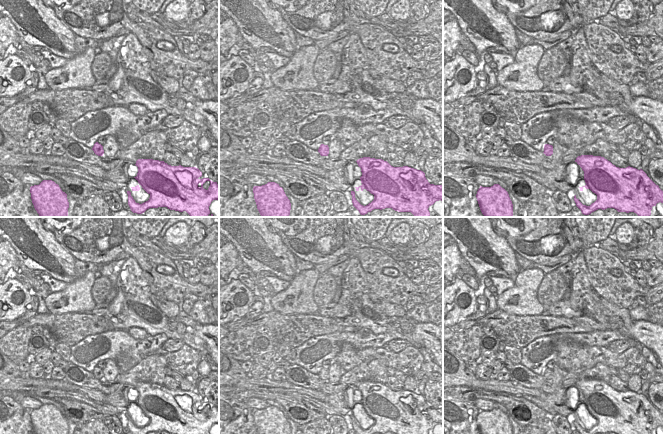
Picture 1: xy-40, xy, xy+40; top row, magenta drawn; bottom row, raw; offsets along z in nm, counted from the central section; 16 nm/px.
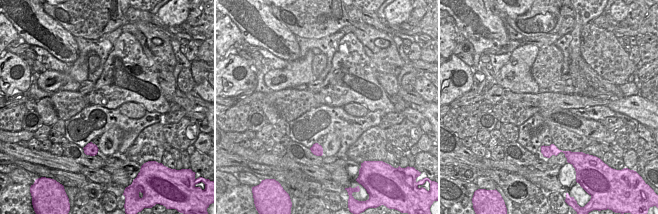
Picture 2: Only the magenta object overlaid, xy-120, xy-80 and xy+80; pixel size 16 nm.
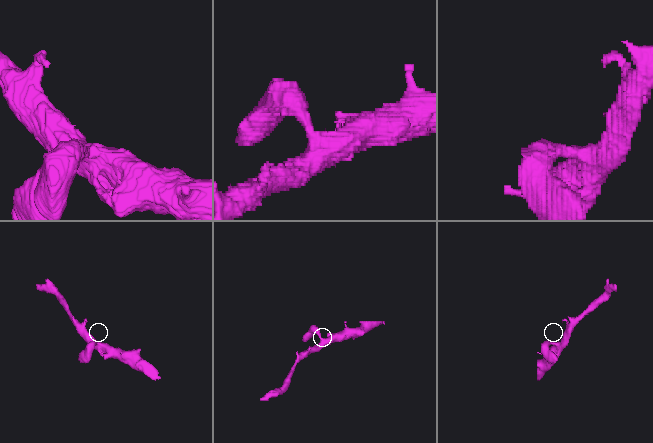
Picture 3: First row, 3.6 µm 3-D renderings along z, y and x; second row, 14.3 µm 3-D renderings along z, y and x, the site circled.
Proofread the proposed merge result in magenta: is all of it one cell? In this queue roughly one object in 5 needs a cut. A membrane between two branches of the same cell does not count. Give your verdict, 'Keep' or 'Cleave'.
Keep

